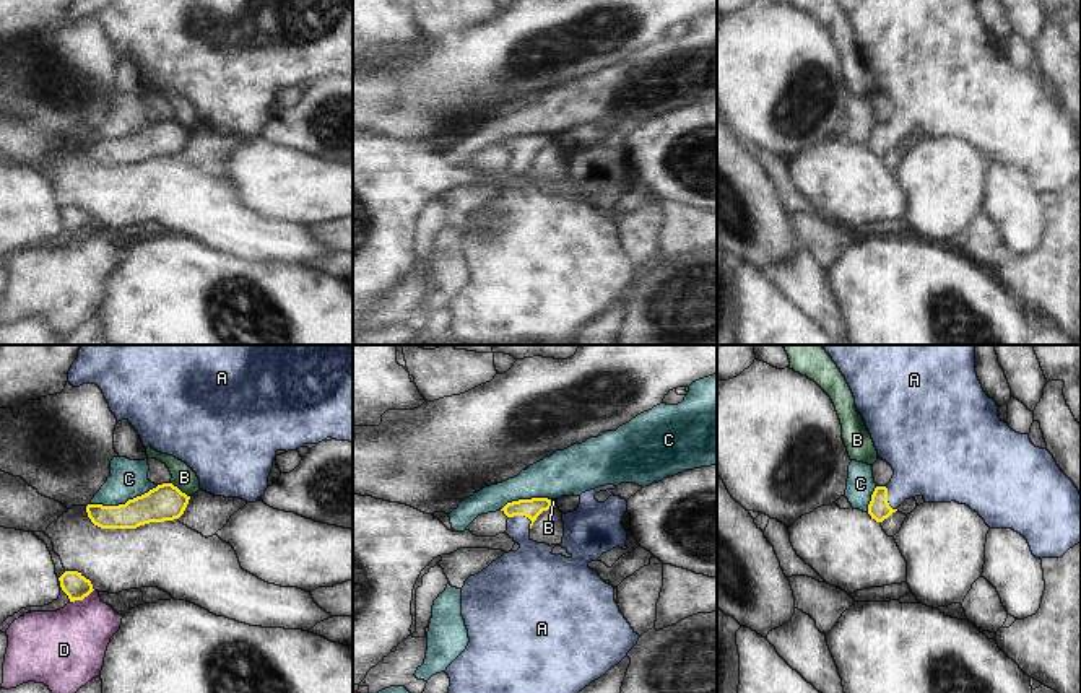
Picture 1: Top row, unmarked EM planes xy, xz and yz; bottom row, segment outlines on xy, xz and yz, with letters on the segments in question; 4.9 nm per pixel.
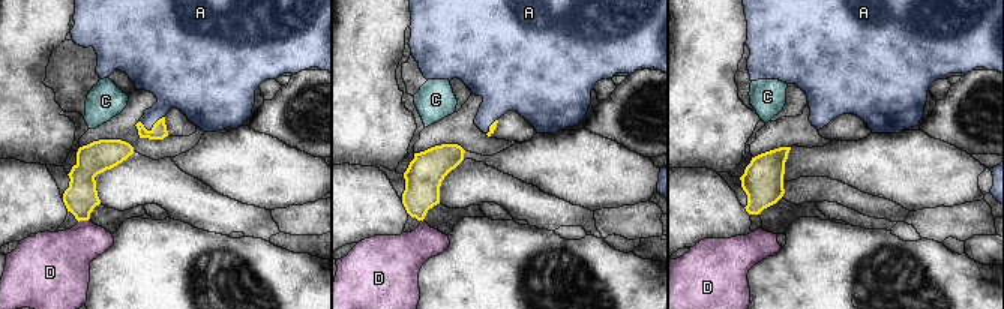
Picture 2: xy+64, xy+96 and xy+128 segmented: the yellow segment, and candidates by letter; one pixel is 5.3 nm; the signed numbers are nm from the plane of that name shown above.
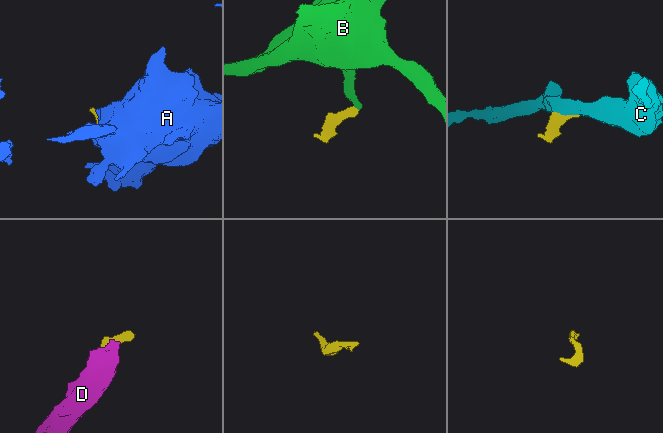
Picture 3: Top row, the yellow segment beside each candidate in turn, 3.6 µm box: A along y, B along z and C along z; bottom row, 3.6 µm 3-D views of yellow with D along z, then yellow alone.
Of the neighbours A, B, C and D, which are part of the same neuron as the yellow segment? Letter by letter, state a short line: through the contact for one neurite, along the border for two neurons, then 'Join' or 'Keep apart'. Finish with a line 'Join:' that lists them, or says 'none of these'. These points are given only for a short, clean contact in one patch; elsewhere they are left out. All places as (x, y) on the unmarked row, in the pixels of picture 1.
A: Line: xz (532, 143), (524, 150), (524, 178), (533, 199). Join
B: Line: xy (171, 117), (189, 132). Keep apart
C: Line: xy (158, 121), (124, 139), (90, 140). Keep apart
D: Line: xy (93, 225), (82, 235), (70, 238). Keep apart
Join: A.

